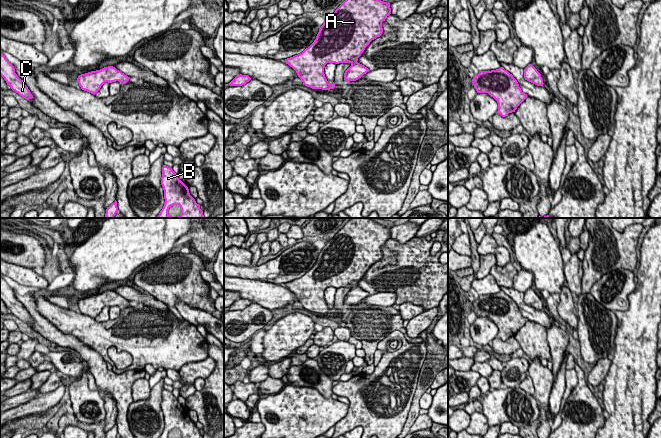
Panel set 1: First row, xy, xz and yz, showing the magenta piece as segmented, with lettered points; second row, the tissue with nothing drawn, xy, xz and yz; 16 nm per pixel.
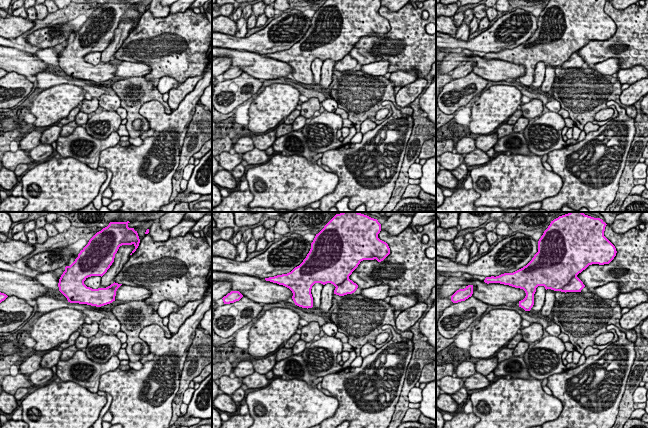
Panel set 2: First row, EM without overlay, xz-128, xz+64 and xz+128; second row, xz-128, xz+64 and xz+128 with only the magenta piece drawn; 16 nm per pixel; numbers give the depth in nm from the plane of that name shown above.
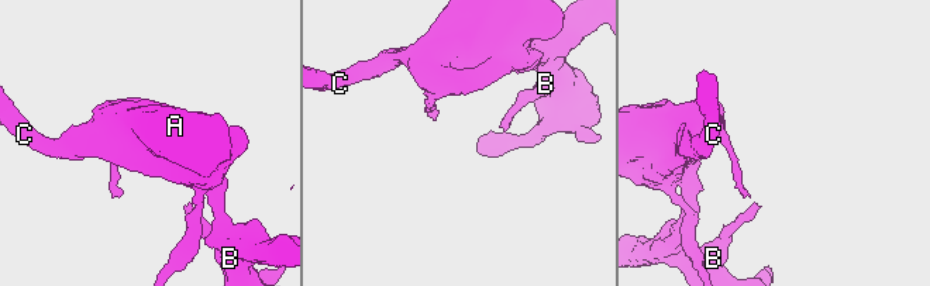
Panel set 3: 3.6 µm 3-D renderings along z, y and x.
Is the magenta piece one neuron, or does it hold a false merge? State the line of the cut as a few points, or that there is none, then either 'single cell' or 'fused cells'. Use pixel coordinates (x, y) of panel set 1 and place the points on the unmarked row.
cut none; single cell

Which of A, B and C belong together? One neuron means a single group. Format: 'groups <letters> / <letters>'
groups A B C

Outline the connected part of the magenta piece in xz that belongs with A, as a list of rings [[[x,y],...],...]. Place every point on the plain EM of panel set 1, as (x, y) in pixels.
[[[352,218],[327,241],[314,266],[302,277],[285,283],[285,286],[296,295],[303,309],[312,313],[335,312],[335,307],[329,308],[324,298],[327,287],[349,286],[351,290],[345,295],[344,304],[348,307],[356,305],[369,296],[367,291],[357,286],[358,282],[372,264],[382,259],[382,246],[390,238],[390,227],[383,226],[370,218]]]

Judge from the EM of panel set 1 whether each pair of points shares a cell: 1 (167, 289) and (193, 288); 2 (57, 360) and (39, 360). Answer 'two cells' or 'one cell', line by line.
1: one cell
2: two cells

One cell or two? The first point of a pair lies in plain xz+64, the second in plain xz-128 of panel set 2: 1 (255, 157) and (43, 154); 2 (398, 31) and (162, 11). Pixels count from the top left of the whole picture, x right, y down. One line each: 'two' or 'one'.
1: one
2: two

